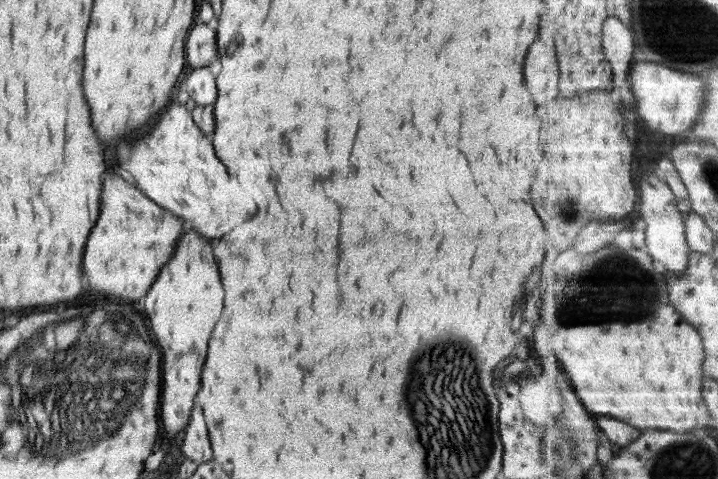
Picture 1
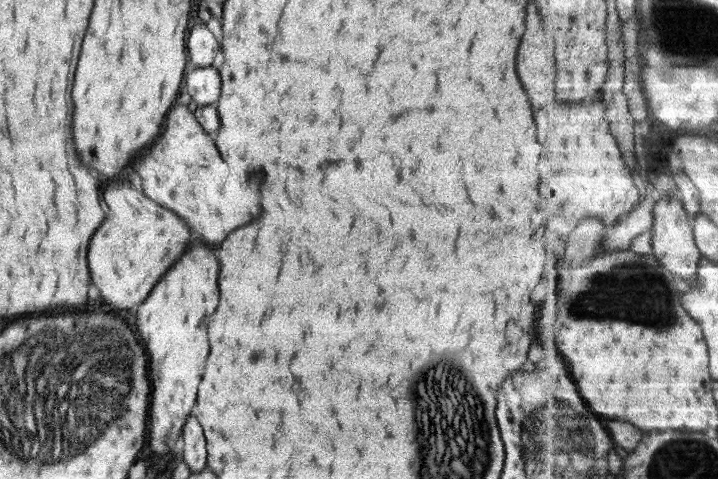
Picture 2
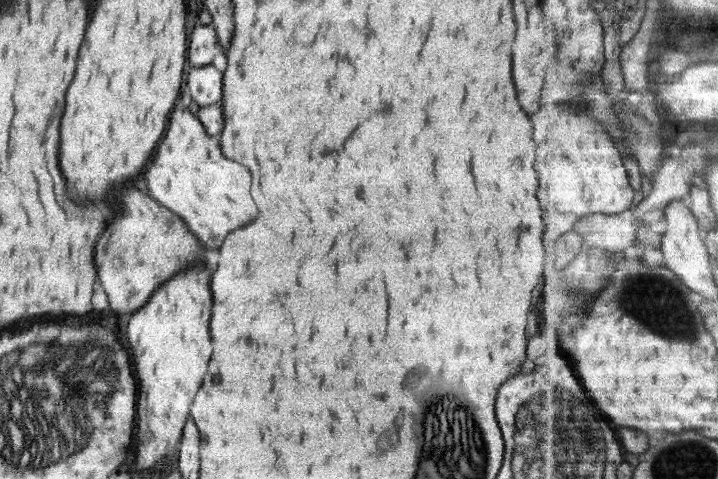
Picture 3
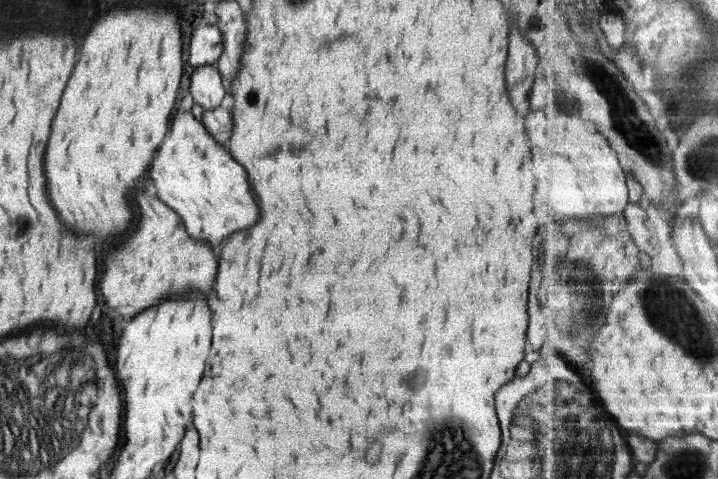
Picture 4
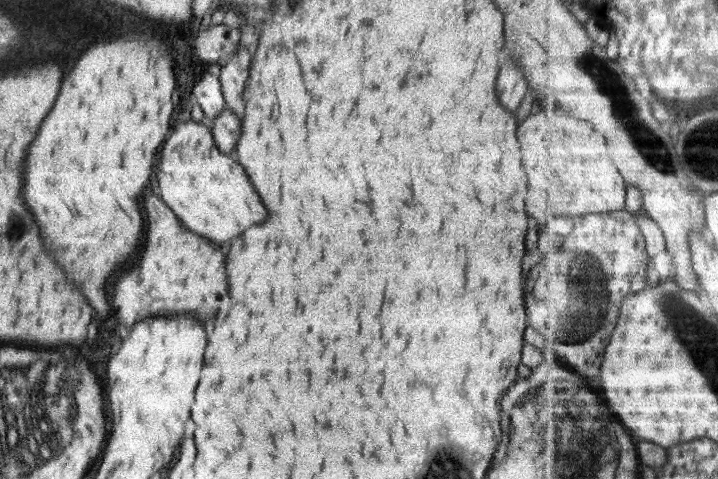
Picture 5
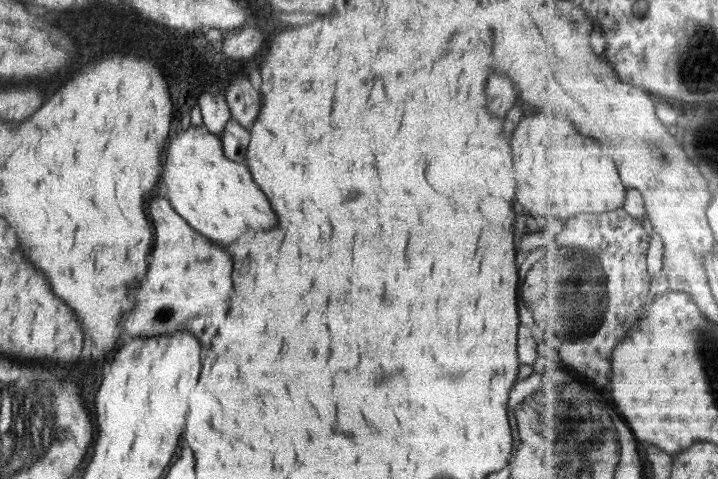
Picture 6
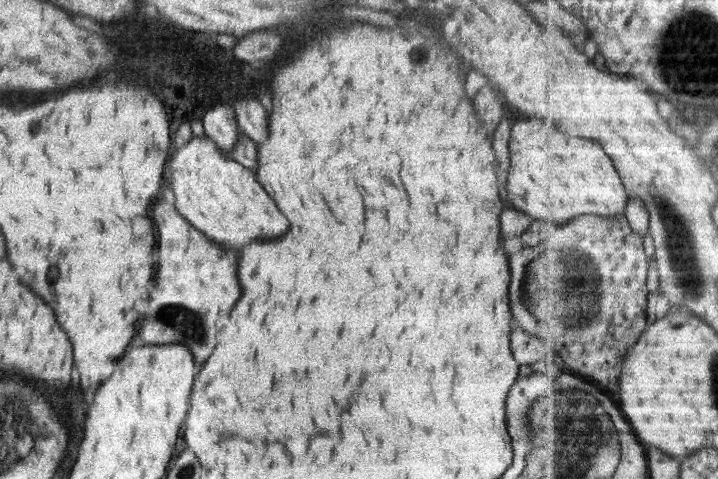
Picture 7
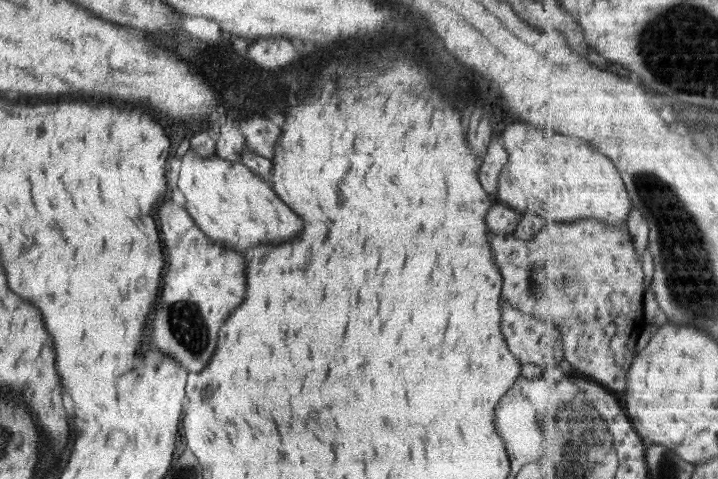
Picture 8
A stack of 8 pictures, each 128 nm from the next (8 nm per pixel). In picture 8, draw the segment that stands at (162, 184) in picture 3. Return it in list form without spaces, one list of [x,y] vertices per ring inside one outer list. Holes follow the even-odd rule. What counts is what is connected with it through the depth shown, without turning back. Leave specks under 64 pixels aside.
[[[189,149],[181,158],[178,189],[186,196],[186,211],[212,240],[226,242],[236,250],[246,250],[262,242],[288,242],[302,234],[304,222],[298,218],[269,183],[240,162],[230,162],[216,154],[208,158]]]

